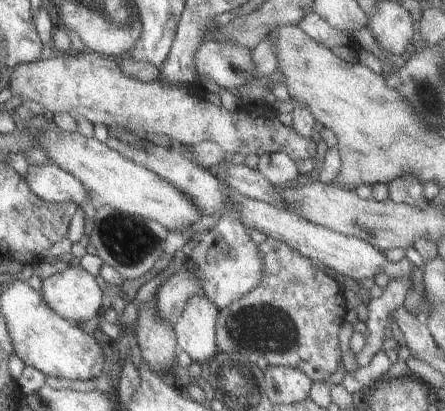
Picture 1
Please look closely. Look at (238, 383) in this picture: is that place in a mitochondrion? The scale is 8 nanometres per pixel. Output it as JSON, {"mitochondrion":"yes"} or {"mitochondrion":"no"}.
{"mitochondrion":"yes"}

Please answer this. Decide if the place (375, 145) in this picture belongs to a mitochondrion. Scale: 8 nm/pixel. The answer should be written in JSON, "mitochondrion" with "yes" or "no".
{"mitochondrion":"no"}

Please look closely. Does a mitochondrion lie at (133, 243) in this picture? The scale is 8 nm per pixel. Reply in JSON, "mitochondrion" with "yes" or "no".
{"mitochondrion":"yes"}

